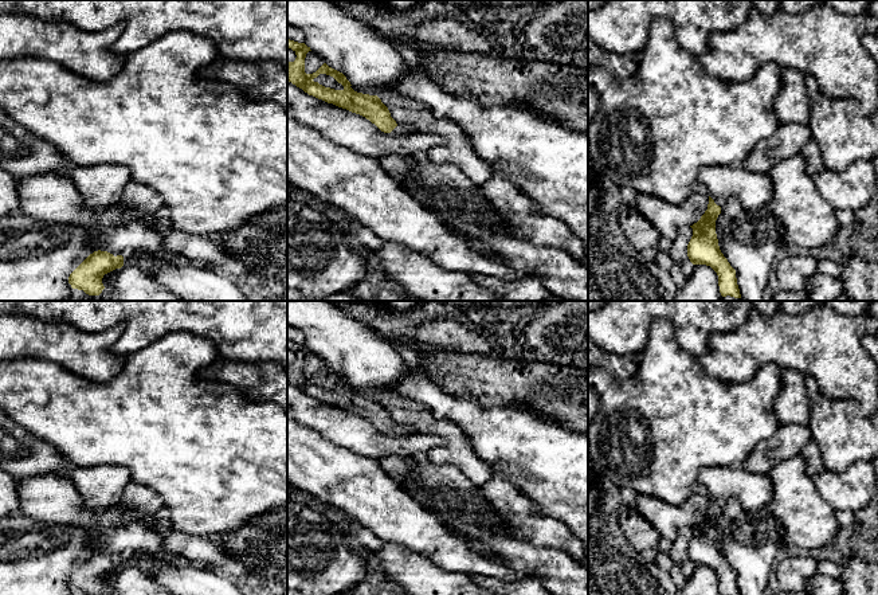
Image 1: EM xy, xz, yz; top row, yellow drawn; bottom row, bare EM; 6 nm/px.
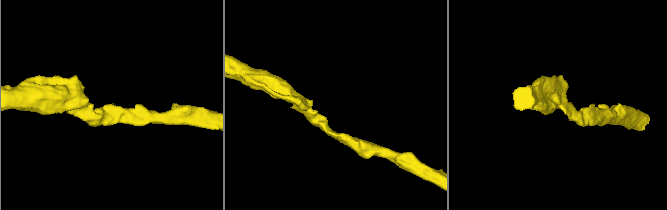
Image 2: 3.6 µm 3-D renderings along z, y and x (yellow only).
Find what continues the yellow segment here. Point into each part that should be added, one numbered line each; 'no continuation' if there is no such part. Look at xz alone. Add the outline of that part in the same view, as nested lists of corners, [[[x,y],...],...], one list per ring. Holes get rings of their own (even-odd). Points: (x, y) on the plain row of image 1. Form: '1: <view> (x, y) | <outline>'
1: xz (400, 431) | [[[399,426],[389,434],[391,437],[395,438],[409,438],[412,435],[418,434],[415,428],[409,427],[409,426]]]

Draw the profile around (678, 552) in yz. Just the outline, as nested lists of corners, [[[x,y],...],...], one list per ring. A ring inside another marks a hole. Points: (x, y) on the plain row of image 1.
[[[683,527],[679,529],[675,540],[671,543],[671,548],[667,552],[673,563],[682,567],[686,574],[694,567],[687,557],[687,545],[693,537],[693,529],[690,527]]]

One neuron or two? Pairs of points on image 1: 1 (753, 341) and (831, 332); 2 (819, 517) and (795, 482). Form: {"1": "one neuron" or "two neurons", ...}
{"1": "one neuron", "2": "one neuron"}

